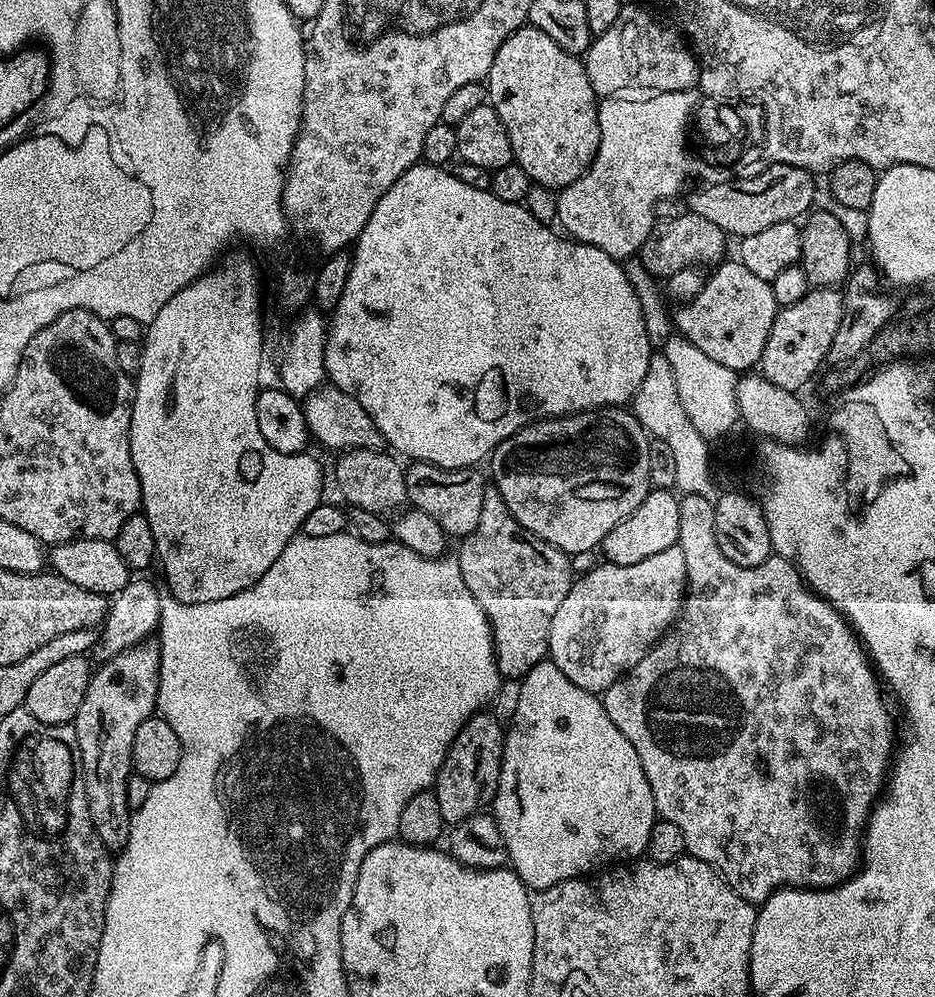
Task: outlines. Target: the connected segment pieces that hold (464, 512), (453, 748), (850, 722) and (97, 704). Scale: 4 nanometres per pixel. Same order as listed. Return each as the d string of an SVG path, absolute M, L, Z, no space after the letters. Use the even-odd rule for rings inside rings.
M409 463L404 469L407 503L413 508L430 514L430 518L434 518L434 522L438 522L438 526L442 526L442 530L449 537L469 536L478 526L486 487L485 473L483 476L476 471L480 470L475 467L439 468L433 464Z
M488 712L477 713L464 724L456 735L455 742L448 748L432 791L438 798L445 825L451 826L468 817L477 815L496 794L501 762L504 759L503 725Z
M687 494L681 495L679 501L680 522L676 543L680 545L682 554L686 554L688 579L684 606L676 617L675 624L657 640L655 646L620 679L604 689L604 709L606 714L610 714L610 722L614 722L614 726L622 730L634 750L638 750L638 762L642 762L646 782L650 782L659 819L674 822L674 826L682 830L687 855L716 869L742 899L749 900L753 906L759 906L780 888L832 888L843 880L849 880L861 863L862 837L868 816L885 787L886 773L898 744L898 724L896 728L891 714L888 713L888 704L884 701L885 693L882 691L878 673L870 663L851 624L833 604L817 596L805 584L796 565L775 554L768 556L766 562L749 568L738 566L738 562L730 562L730 558L726 558L726 554L722 554L718 546L714 530L716 510L713 501L706 496ZM714 804L722 804L722 808L726 806L724 814L732 820L732 826L720 830L720 834L714 828L714 812L718 810L718 806L714 808Z
M156 642L135 644L122 654L103 661L93 671L86 698L78 706L74 727L84 767L84 789L90 818L98 838L109 850L122 850L130 838L133 809L126 802L128 778L133 775L132 743L138 726L157 711L160 685L160 646Z

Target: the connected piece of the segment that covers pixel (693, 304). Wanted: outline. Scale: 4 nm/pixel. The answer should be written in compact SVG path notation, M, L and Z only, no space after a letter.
M736 258L715 265L699 294L677 308L680 309L674 312L675 331L719 365L737 374L747 373L759 365L778 311L771 283L746 270Z

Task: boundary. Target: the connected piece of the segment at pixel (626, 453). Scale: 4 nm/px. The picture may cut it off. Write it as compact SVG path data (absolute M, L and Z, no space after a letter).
M624 406L541 418L492 451L490 480L530 534L569 554L591 552L648 497L654 484L648 443L648 433Z

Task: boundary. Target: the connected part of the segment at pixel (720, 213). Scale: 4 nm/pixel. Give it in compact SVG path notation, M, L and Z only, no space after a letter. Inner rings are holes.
M770 164L760 171L764 172L748 176L745 180L733 179L727 184L697 187L697 192L687 197L689 209L694 215L706 218L706 222L714 222L718 230L732 238L758 234L778 222L796 222L813 211L817 180L813 173L789 164Z

